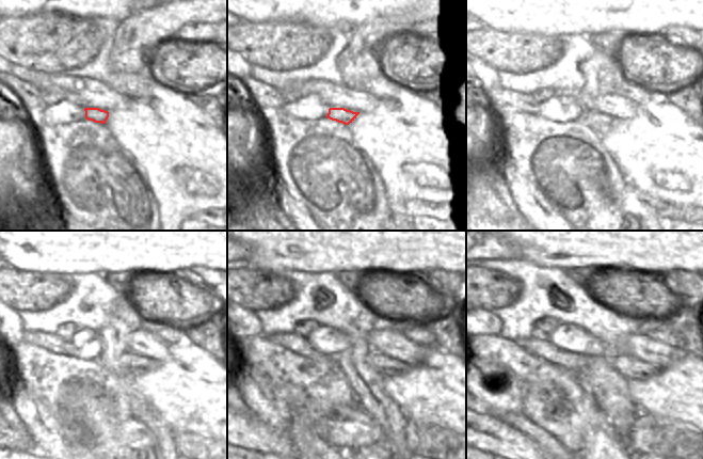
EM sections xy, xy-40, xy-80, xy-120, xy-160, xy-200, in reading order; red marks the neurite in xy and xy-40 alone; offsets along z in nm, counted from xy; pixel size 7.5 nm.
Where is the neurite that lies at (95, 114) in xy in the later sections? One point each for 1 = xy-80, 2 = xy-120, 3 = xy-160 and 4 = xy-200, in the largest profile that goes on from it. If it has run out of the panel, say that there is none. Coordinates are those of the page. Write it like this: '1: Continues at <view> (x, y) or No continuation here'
1: Continues at xy-80 (596, 121)
2: Continues at xy-120 (129, 363)
3: Continues at xy-160 (386, 366)
4: Continues at xy-200 (628, 366).

